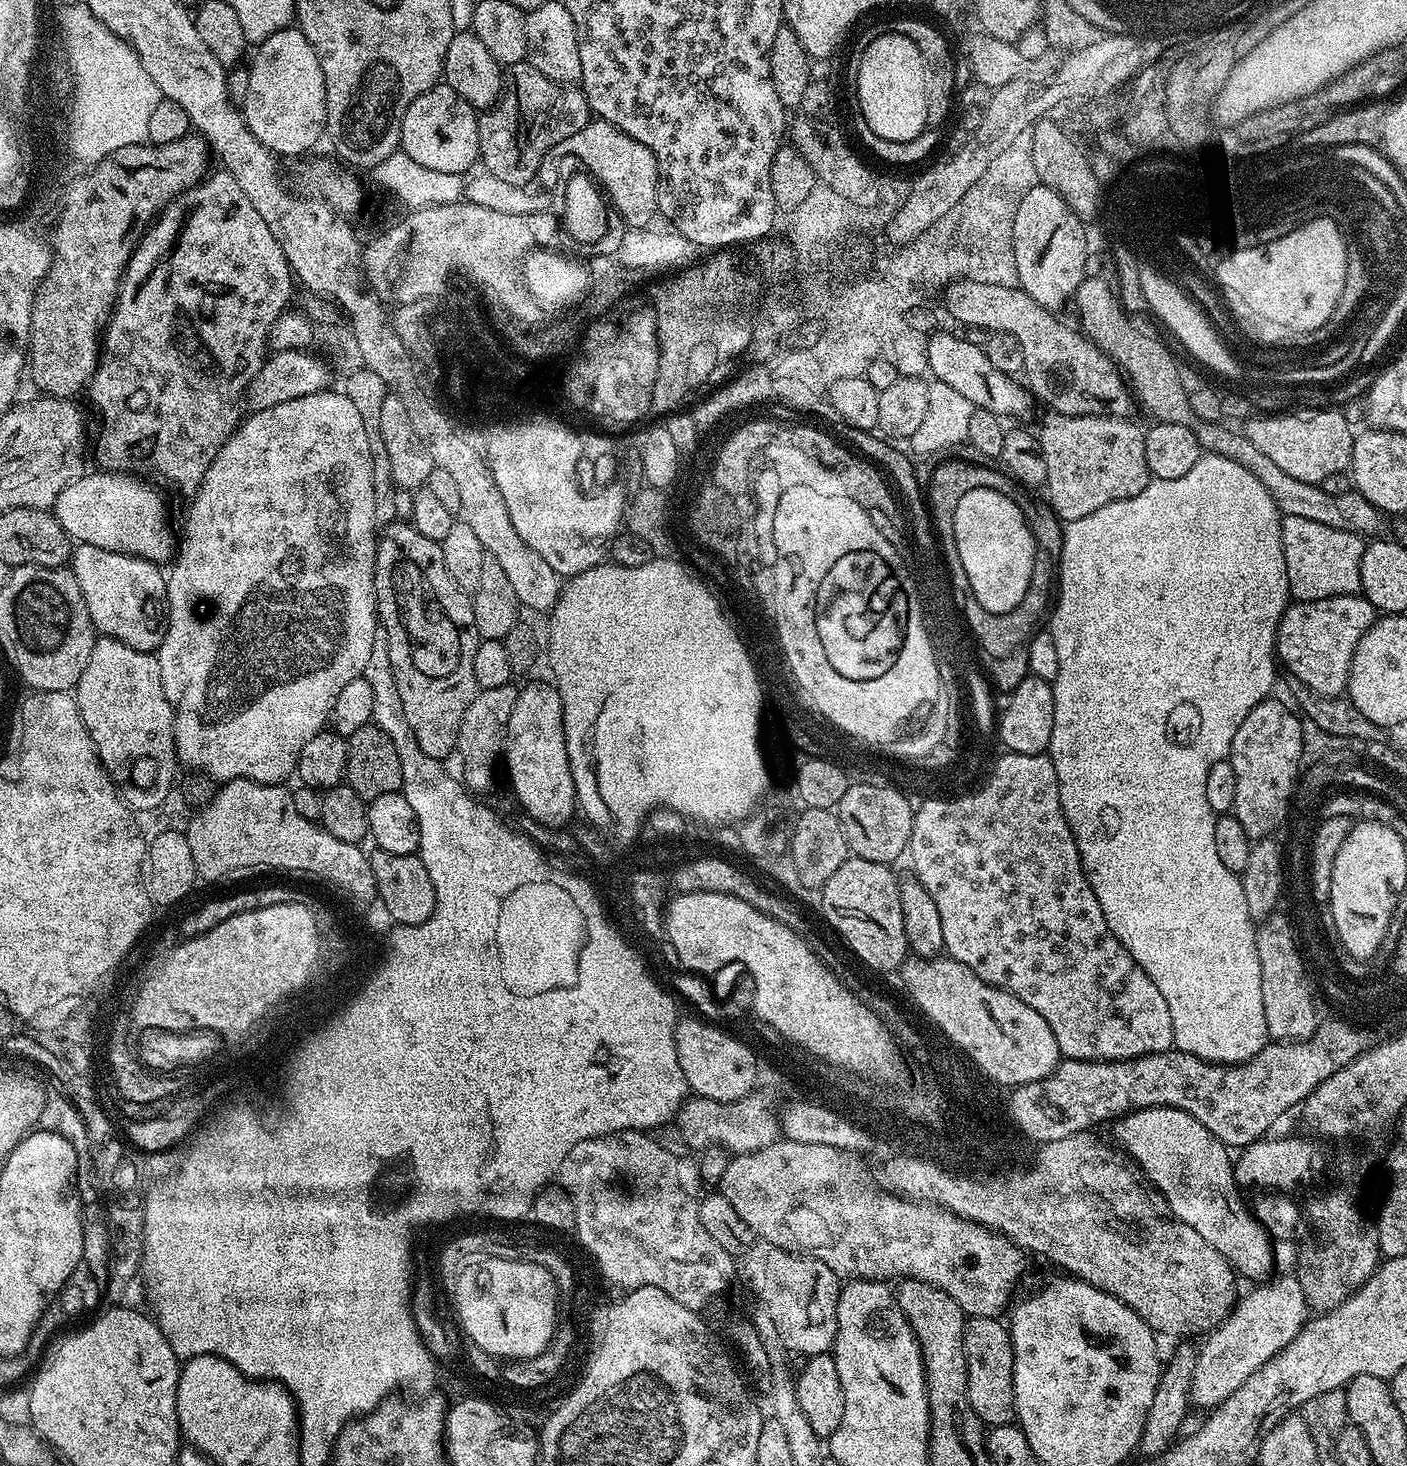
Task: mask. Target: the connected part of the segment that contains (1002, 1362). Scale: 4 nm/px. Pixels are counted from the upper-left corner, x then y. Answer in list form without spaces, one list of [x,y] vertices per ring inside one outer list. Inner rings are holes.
[[[968,1316],[964,1322],[966,1390],[970,1406],[984,1425],[993,1428],[1016,1420],[1012,1334],[1002,1321],[994,1316]]]

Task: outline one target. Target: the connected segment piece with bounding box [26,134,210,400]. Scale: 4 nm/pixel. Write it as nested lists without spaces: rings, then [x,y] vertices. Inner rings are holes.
[[[199,134],[183,136],[178,138],[178,142],[122,146],[122,150],[114,150],[114,154],[91,165],[84,177],[66,191],[59,235],[56,236],[56,246],[60,249],[58,266],[55,266],[55,273],[49,276],[49,280],[36,291],[31,314],[32,329],[28,335],[26,360],[30,365],[30,376],[32,372],[32,380],[43,395],[66,400],[75,397],[75,392],[85,391],[100,362],[102,333],[116,306],[124,270],[140,237],[171,200],[191,188],[209,171],[208,156],[210,160],[208,141]]]

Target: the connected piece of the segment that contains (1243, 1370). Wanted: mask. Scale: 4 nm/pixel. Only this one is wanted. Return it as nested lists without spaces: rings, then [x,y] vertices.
[[[1295,1275],[1275,1280],[1253,1287],[1256,1289],[1233,1307],[1228,1319],[1207,1333],[1205,1340],[1208,1341],[1199,1345],[1190,1397],[1195,1407],[1197,1404],[1200,1408],[1211,1410],[1230,1398],[1230,1394],[1234,1394],[1234,1390],[1238,1390],[1238,1386],[1250,1378],[1250,1374],[1270,1362],[1270,1358],[1280,1353],[1304,1329],[1310,1316],[1304,1287]]]

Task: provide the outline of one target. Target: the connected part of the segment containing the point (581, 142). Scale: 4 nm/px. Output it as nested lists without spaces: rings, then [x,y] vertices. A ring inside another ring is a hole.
[[[599,118],[593,119],[582,126],[578,134],[570,134],[570,138],[558,142],[558,146],[552,148],[551,158],[546,158],[540,164],[538,180],[539,183],[544,183],[541,185],[552,186],[548,184],[556,180],[556,164],[552,159],[560,160],[568,155],[577,156],[585,164],[584,168],[590,173],[592,180],[616,197],[621,212],[631,220],[632,226],[639,226],[648,220],[649,213],[656,205],[656,185],[660,183],[660,175],[654,154],[650,154],[650,150],[646,150],[642,142],[630,138],[630,134],[618,130],[618,126],[612,123]]]

